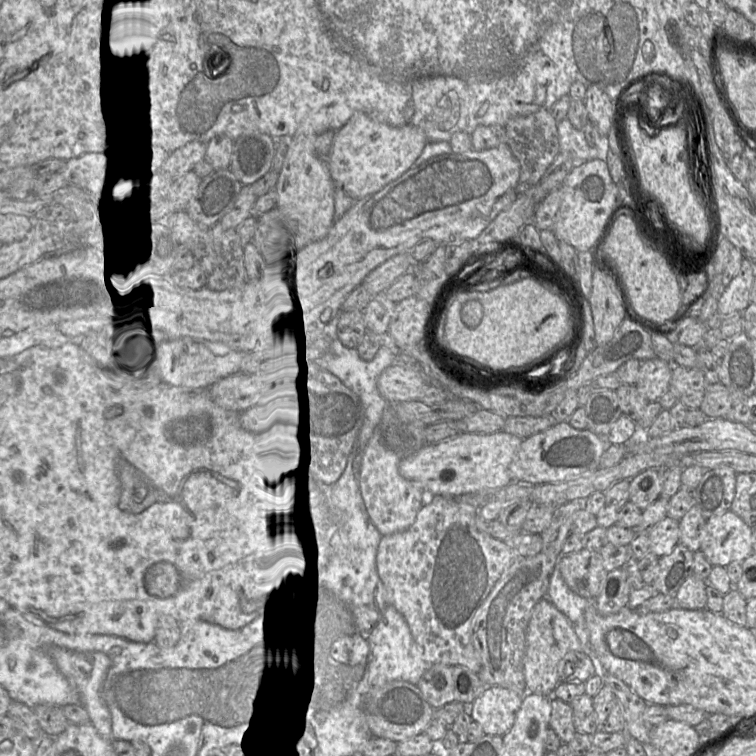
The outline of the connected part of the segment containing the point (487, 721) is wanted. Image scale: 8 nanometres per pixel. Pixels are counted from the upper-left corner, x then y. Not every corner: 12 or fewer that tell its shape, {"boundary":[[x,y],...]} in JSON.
{"boundary":[[490,686],[468,707],[485,735],[512,728],[522,697]]}

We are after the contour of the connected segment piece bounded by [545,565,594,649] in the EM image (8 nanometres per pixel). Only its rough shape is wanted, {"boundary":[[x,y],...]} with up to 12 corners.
{"boundary":[[557,565],[545,598],[573,623],[583,649],[590,649],[585,612],[593,599],[572,592]]}

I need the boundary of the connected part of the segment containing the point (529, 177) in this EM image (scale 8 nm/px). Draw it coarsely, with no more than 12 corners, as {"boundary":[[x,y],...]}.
{"boundary":[[548,110],[503,128],[520,163],[520,193],[540,181],[559,153]]}

